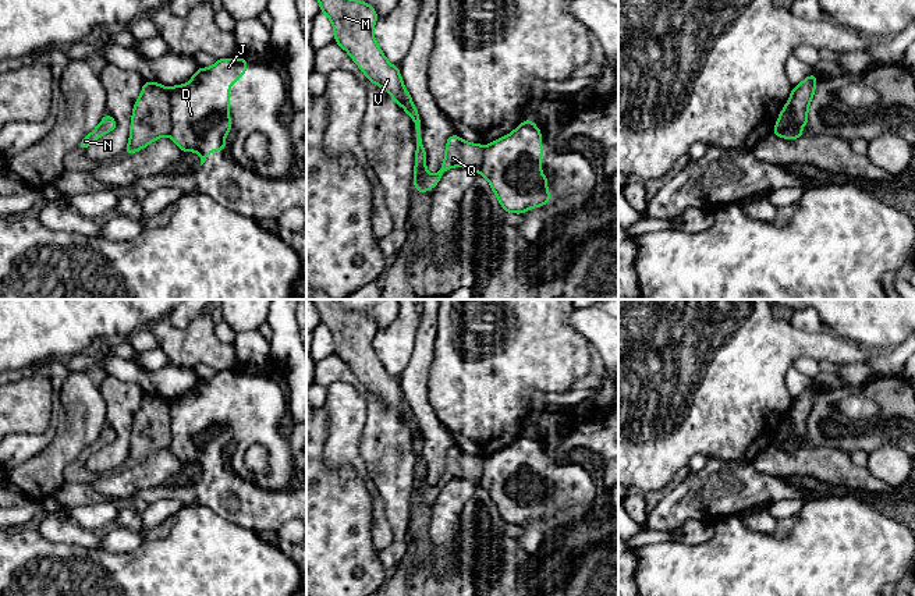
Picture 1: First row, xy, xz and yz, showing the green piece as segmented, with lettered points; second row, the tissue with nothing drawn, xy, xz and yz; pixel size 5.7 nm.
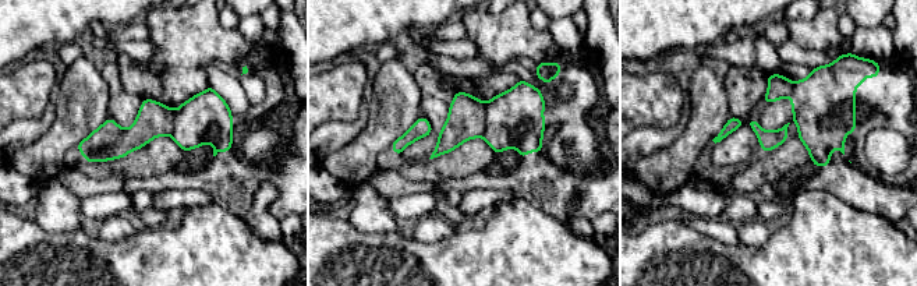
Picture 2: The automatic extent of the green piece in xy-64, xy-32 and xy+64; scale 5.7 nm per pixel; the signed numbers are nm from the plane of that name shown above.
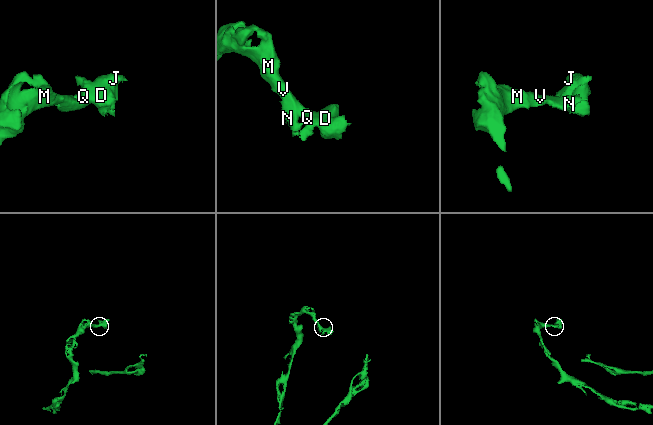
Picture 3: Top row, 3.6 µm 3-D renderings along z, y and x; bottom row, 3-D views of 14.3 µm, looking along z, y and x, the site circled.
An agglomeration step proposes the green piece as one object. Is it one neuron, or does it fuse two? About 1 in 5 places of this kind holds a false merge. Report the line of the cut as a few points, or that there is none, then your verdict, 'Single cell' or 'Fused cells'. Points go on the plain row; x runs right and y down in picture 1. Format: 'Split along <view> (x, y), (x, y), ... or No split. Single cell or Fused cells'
Split along xy (167, 401), (171, 436), (169, 446). Fused cells

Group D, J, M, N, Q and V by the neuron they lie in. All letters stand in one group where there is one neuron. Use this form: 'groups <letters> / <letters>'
groups D J / M N Q V

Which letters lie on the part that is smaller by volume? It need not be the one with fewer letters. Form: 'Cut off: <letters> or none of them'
Cut off: D, J

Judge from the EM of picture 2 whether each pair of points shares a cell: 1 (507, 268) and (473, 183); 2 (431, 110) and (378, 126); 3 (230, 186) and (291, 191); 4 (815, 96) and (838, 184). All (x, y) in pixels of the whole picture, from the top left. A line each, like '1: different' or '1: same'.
1: different
2: different
3: same
4: same

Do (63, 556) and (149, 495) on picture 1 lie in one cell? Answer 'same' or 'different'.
different

